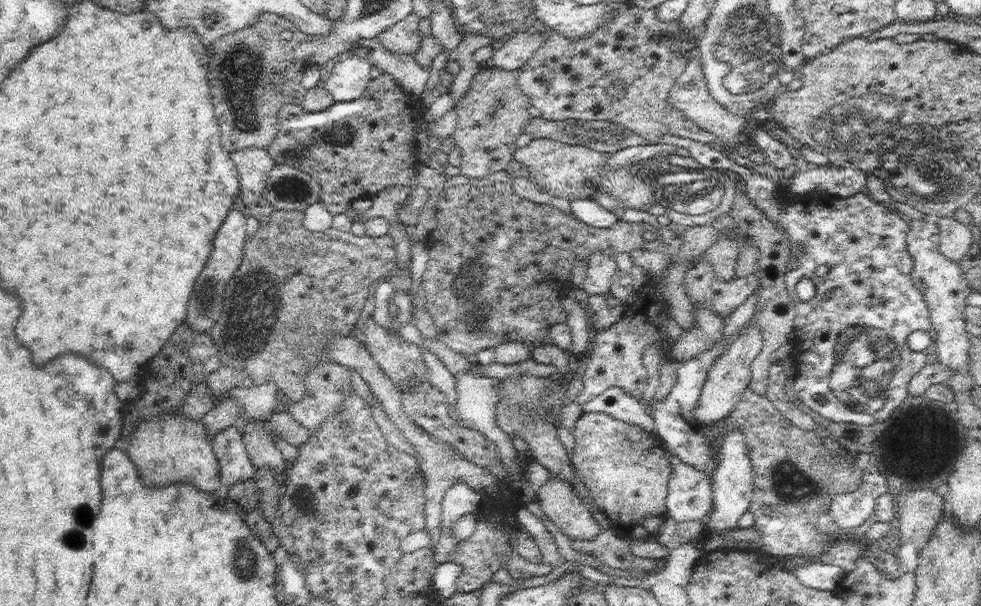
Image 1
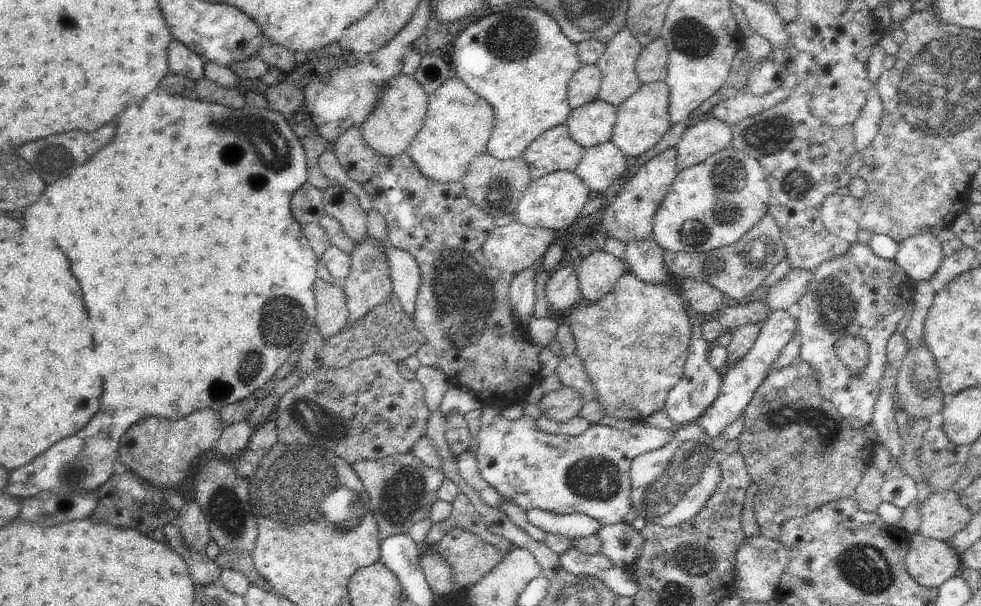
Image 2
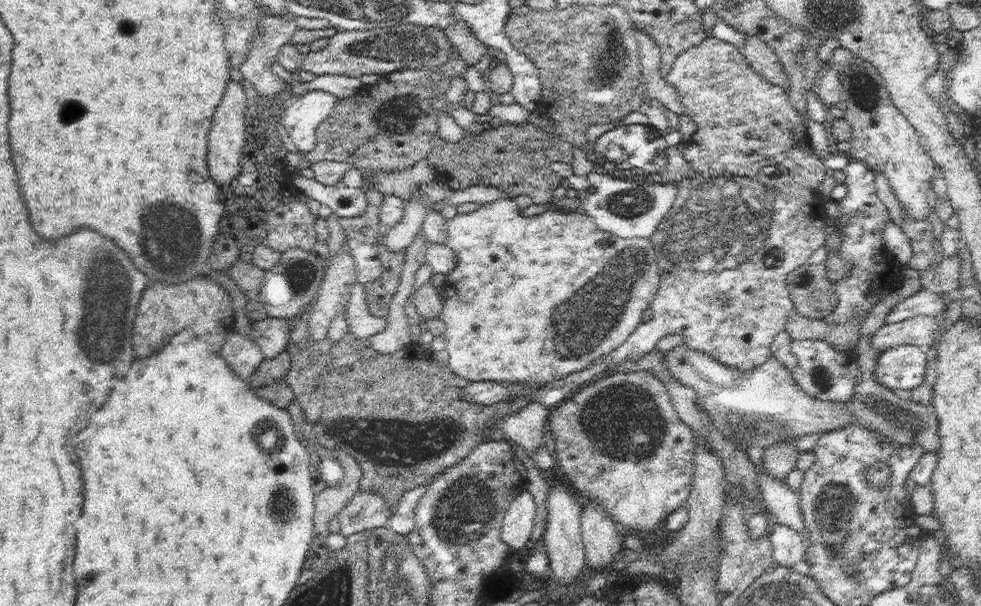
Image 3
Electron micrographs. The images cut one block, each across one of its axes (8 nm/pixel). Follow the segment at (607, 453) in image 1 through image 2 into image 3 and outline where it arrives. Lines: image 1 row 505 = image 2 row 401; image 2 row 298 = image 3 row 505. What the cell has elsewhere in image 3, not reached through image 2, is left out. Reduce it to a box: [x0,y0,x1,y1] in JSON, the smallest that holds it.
[548,371,695,534]

